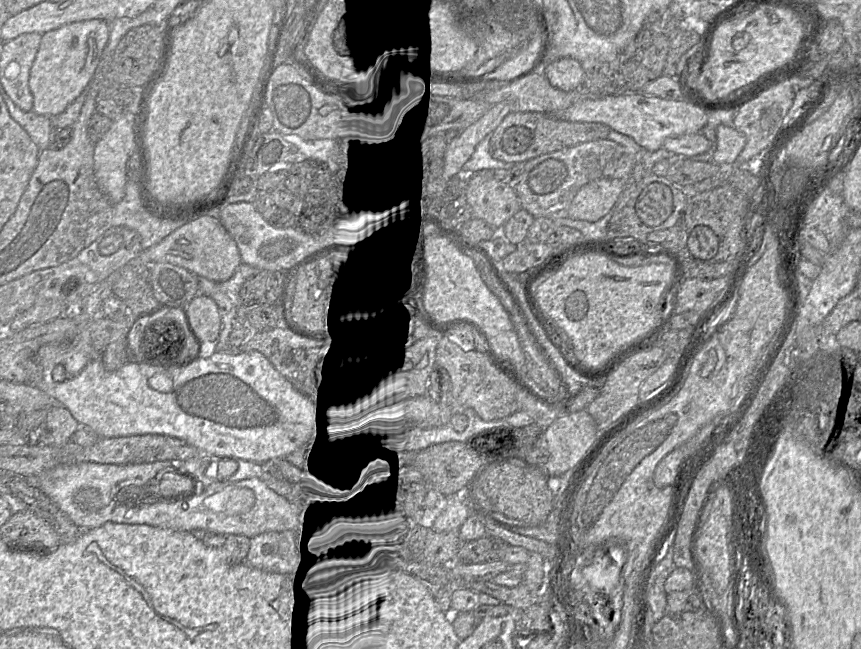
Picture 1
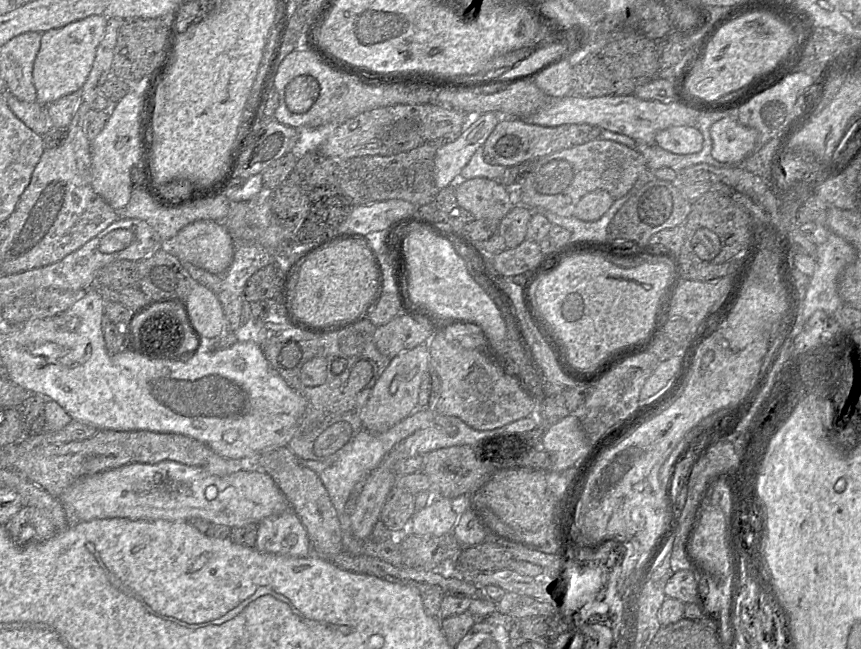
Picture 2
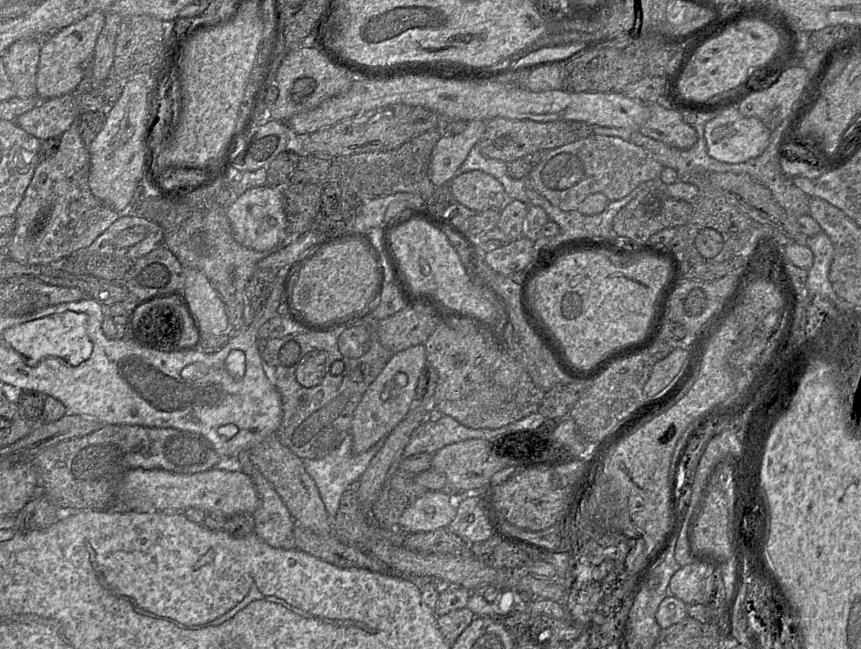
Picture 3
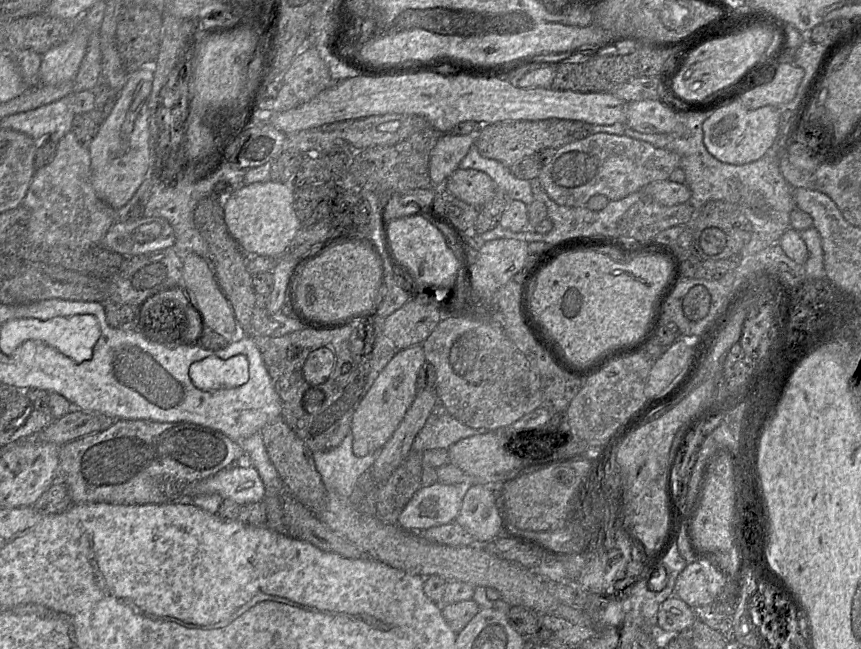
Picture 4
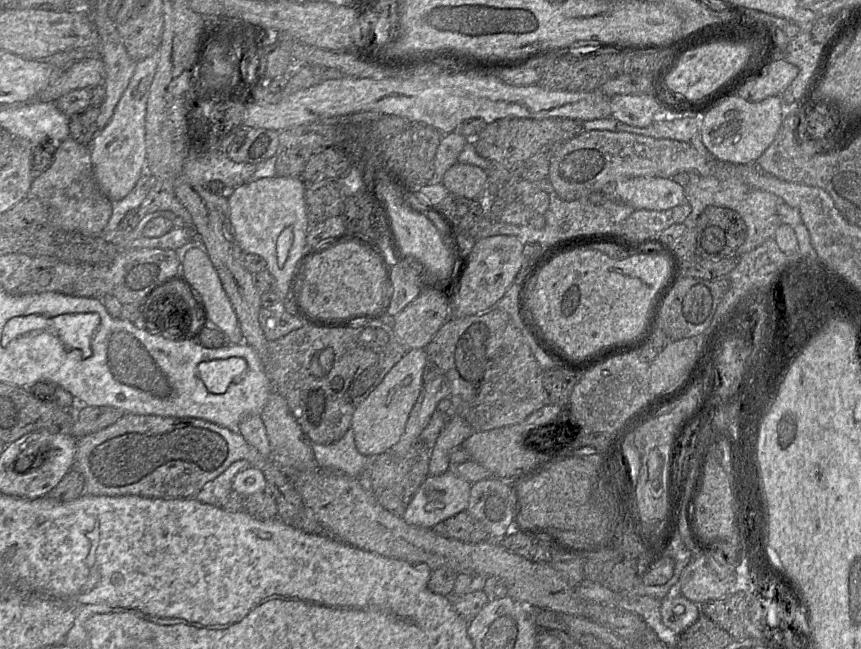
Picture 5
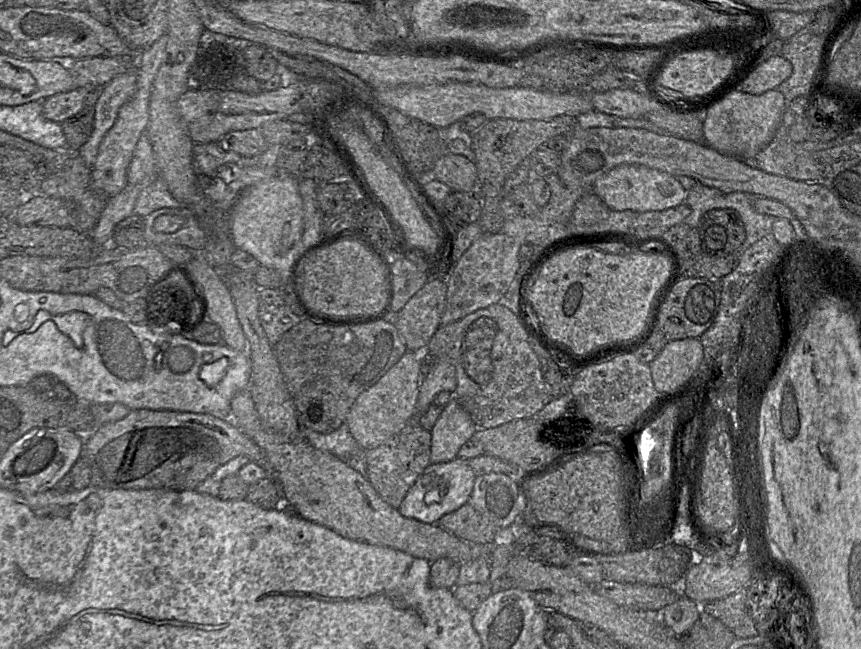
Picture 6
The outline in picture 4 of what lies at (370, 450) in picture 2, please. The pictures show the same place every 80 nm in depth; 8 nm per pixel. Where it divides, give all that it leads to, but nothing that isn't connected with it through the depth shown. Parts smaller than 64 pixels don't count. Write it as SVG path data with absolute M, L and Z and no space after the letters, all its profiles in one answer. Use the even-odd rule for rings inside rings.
M347 434L339 446L325 452L312 452L315 467L327 492L349 498L359 477L370 470L378 452L364 457L353 453L353 435Z

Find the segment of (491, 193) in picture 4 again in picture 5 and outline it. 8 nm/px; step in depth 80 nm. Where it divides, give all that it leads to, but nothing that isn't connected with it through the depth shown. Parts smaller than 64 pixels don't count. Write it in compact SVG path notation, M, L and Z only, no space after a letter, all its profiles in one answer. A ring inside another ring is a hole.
M456 162L445 172L442 184L450 194L479 199L485 195L487 173L478 166Z

